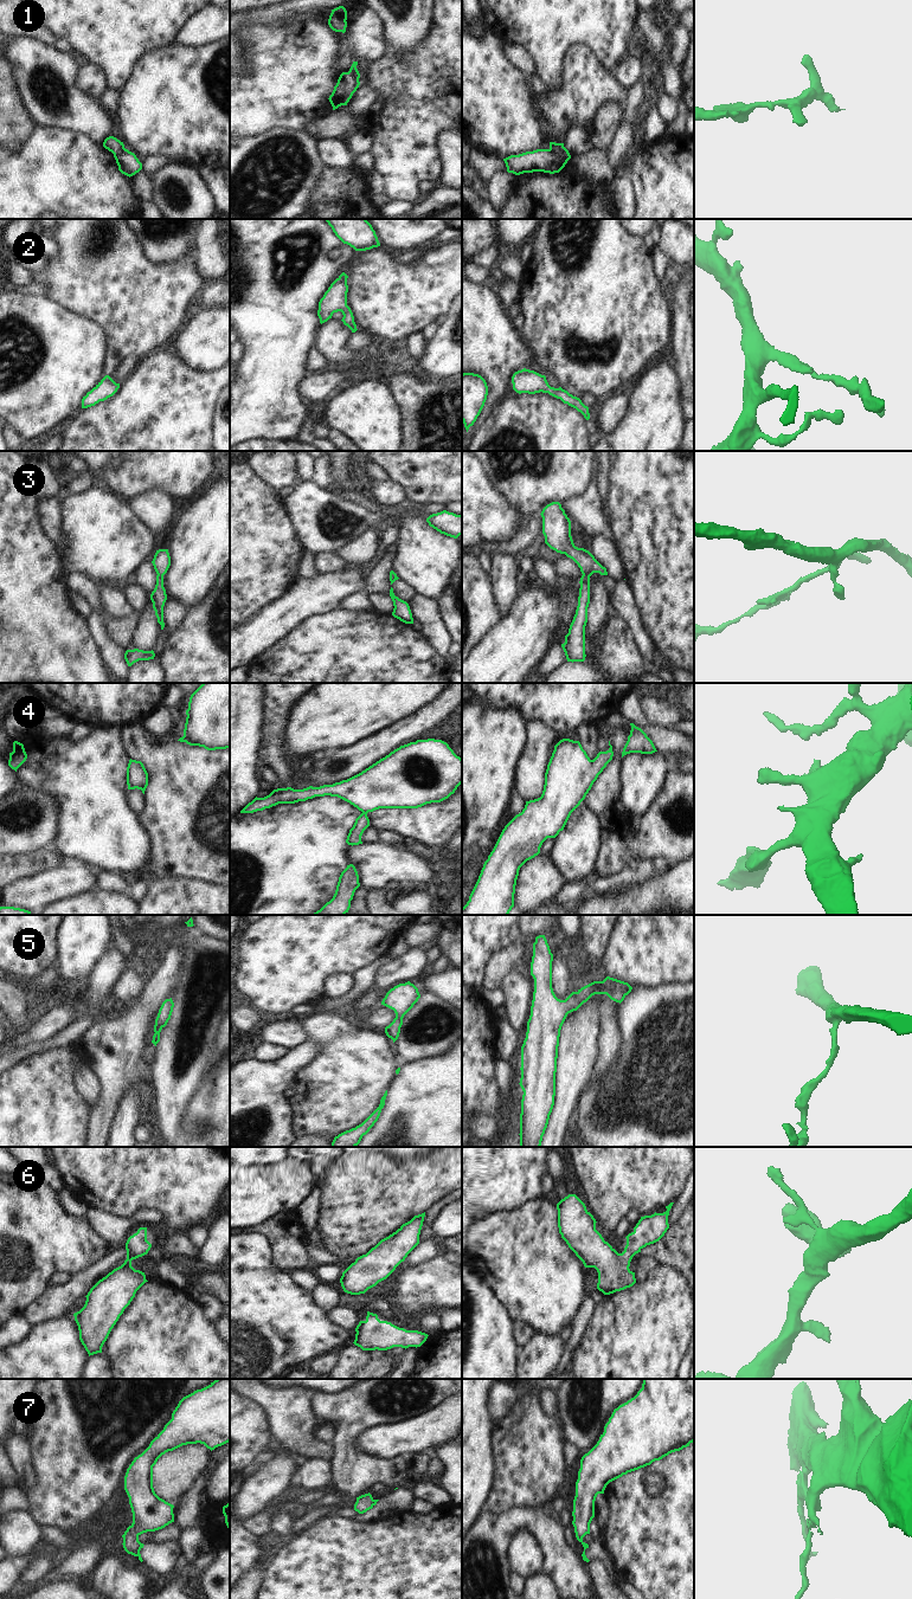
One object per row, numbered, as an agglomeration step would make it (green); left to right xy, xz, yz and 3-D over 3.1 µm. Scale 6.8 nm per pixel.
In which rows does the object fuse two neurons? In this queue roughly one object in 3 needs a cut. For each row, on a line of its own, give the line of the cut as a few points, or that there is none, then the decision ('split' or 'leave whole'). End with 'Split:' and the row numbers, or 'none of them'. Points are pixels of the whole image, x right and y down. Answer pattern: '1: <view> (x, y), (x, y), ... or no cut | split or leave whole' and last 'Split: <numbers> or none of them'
1: yz (550, 148), (569, 159) | split
2: no cut | leave whole
3: no cut | leave whole
4: no cut | leave whole
5: no cut | leave whole
6: no cut | leave whole
7: xz (374, 1500), (372, 1504) | split
Split: 1, 7

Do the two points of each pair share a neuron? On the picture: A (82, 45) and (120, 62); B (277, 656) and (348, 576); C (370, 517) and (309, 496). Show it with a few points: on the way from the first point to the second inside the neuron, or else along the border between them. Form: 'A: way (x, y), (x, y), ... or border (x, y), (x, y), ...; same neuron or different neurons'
A: way (91, 45), (103, 45), (110, 52); same neuron
B: border (338, 608), (309, 616), (290, 631); different neurons
C: way (354, 513), (341, 508), (333, 501), (325, 501); same neuron

